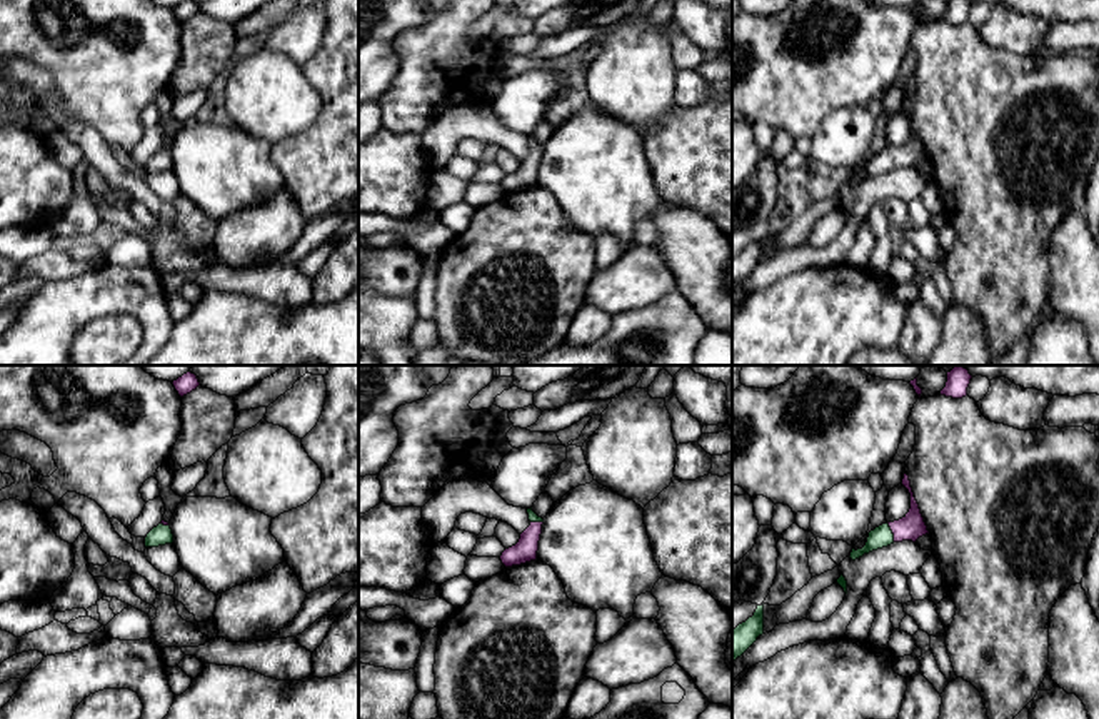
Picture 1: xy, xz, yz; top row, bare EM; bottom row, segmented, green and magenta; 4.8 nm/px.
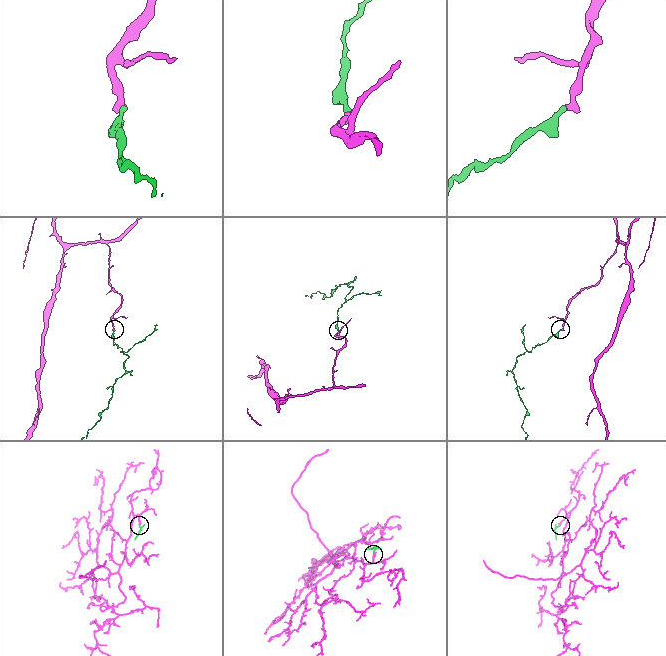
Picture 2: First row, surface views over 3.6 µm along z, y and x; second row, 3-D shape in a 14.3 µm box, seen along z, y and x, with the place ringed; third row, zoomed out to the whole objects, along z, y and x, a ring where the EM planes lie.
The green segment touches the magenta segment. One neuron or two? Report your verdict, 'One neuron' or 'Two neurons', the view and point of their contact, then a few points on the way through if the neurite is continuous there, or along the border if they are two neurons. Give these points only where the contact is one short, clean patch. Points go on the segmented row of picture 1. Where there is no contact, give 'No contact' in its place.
One neuron. Touches green at yz (891, 532). Path across: yz (881, 536), (891, 532), (911, 527)

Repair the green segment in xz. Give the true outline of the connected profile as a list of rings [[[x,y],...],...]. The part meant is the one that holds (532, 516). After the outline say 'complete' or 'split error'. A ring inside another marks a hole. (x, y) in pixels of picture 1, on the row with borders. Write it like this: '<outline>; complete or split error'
[[[532,507],[527,509],[527,514],[530,525],[520,534],[519,542],[505,549],[500,556],[505,567],[520,566],[537,559],[544,519],[539,517]]]; split error

